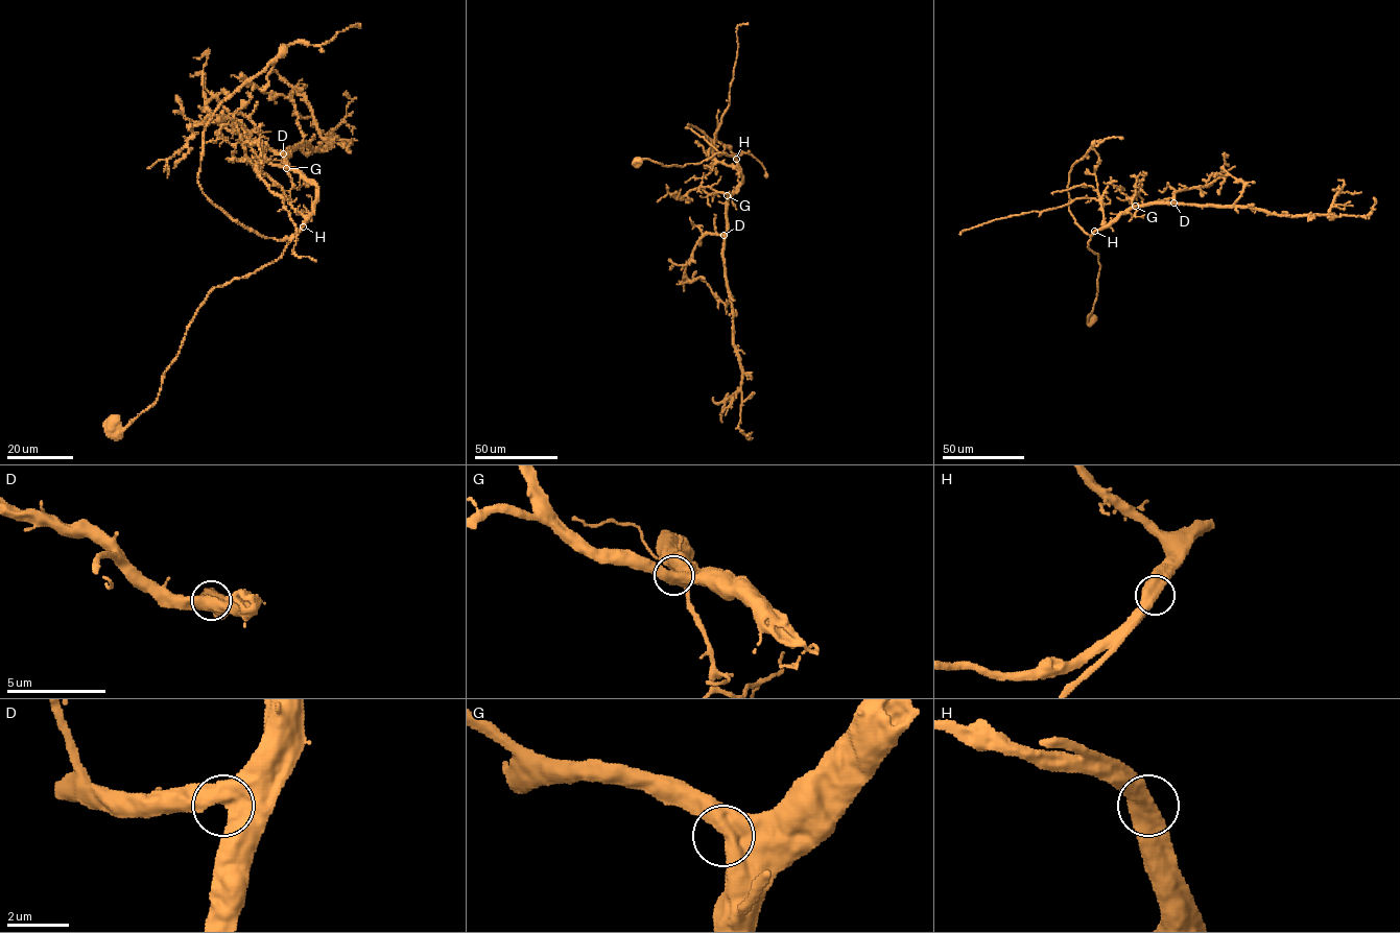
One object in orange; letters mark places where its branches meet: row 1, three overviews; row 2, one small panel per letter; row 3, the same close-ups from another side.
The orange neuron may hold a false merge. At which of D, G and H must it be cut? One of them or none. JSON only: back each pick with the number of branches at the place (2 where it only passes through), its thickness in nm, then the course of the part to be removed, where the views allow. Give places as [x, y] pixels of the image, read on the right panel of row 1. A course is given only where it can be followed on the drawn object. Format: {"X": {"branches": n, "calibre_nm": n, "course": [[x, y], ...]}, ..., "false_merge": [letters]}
{"false_merge": []}

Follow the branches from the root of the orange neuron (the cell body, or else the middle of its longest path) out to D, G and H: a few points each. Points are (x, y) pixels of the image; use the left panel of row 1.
D: (116, 427), (125, 429), (157, 400), (207, 295), (274, 262), (312, 214), (317, 187), (283, 153)
G: (116, 427), (125, 429), (157, 400), (164, 373), (207, 295), (274, 262), (306, 222), (316, 187), (286, 168)
H: (116, 427), (125, 429), (157, 400), (164, 373), (207, 295), (274, 262), (303, 226)

